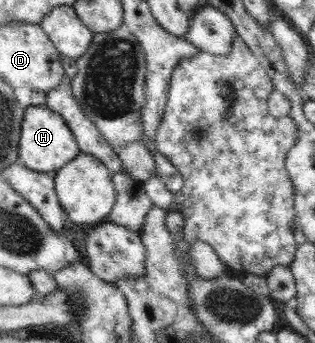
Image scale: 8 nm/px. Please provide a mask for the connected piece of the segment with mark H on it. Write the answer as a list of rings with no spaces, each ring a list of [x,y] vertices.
[[[29,105],[25,109],[19,148],[18,161],[23,166],[45,174],[53,174],[79,155],[80,149],[73,132],[63,120],[63,117],[44,105]]]

